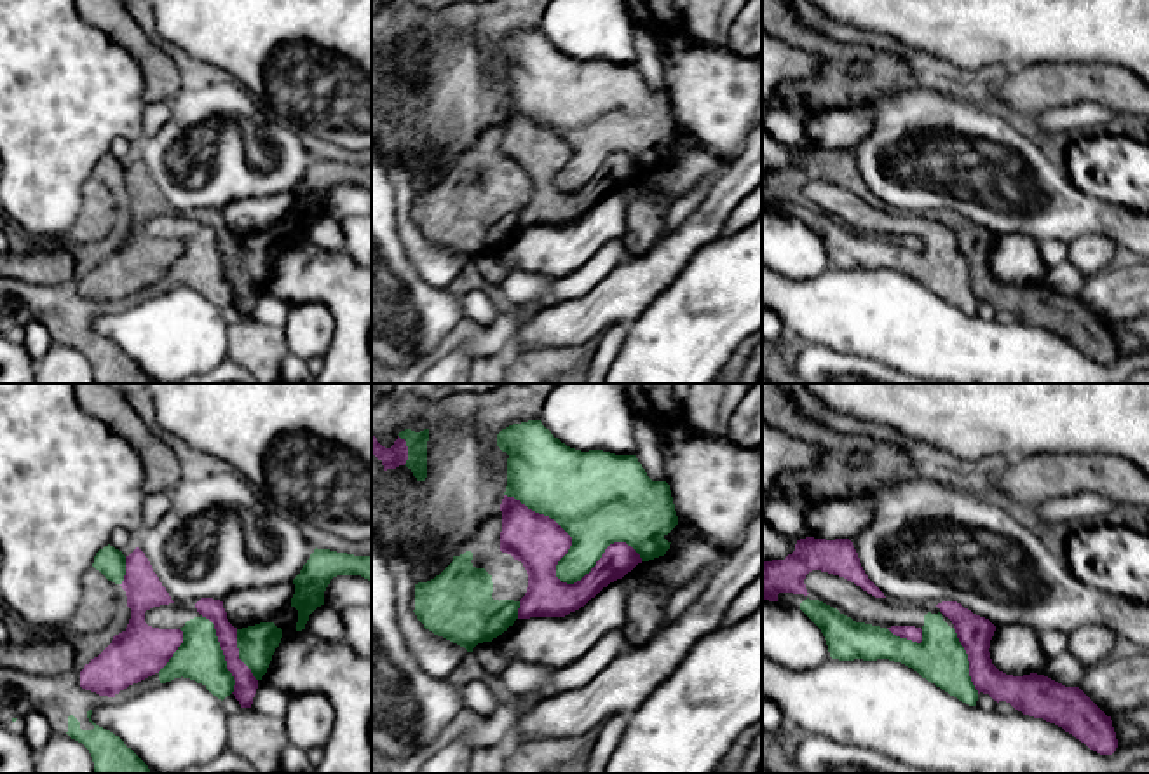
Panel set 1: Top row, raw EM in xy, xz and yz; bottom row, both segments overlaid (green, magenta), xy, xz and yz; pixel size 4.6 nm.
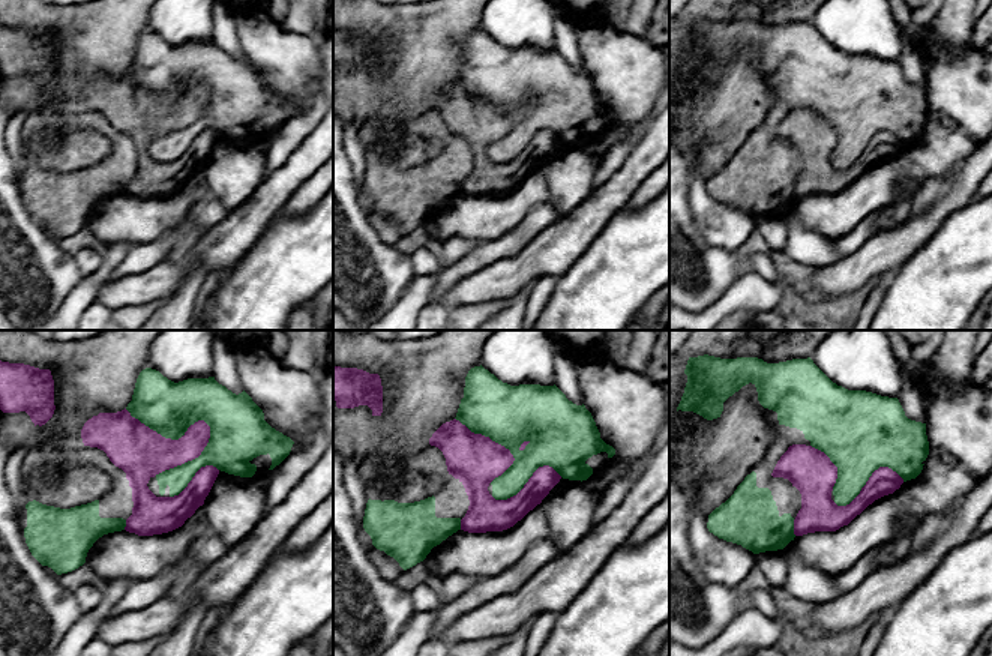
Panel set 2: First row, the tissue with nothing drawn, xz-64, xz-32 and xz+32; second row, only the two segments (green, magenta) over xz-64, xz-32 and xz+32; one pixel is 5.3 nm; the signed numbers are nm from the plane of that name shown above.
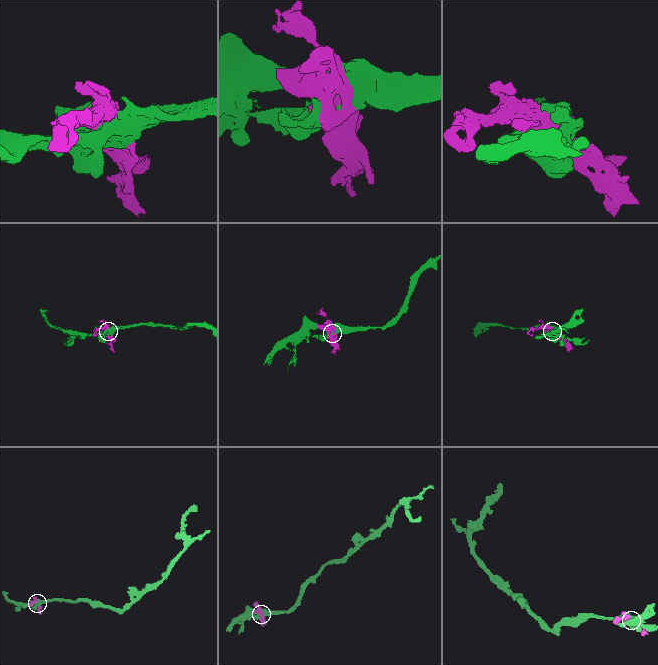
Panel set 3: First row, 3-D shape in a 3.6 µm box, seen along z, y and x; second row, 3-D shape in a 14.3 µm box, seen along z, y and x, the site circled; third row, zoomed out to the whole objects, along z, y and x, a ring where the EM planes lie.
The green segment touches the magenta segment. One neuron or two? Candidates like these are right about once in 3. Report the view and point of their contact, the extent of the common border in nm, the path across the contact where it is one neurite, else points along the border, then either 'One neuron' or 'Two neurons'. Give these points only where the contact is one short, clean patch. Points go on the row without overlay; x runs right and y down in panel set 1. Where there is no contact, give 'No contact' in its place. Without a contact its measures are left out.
Touches green at xz (560, 135). Shared border 480 nm. Two neurons

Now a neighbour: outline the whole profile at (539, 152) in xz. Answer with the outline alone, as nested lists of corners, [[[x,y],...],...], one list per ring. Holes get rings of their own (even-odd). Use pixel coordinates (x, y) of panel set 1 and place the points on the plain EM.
[[[504,105],[500,120],[500,160],[521,171],[528,183],[518,228],[565,227],[642,173],[631,155],[614,152],[581,190],[561,192],[556,174],[568,162],[572,146],[554,129],[528,119],[514,106]]]

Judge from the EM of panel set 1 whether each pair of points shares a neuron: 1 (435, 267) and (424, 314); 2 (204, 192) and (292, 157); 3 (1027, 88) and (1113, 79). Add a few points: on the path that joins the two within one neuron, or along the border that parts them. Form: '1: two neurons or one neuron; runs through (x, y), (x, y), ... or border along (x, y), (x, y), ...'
1: two neurons; border along (405, 251), (405, 257), (424, 281), (445, 290)
2: one neuron; runs through (225, 178), (265, 178), (271, 175)
3: one neuron; runs through (1048, 84), (1092, 82)

